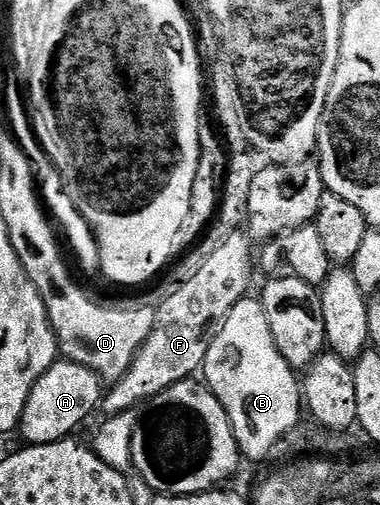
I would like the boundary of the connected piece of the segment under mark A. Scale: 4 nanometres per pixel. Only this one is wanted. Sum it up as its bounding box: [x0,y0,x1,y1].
[21,361,101,444]

